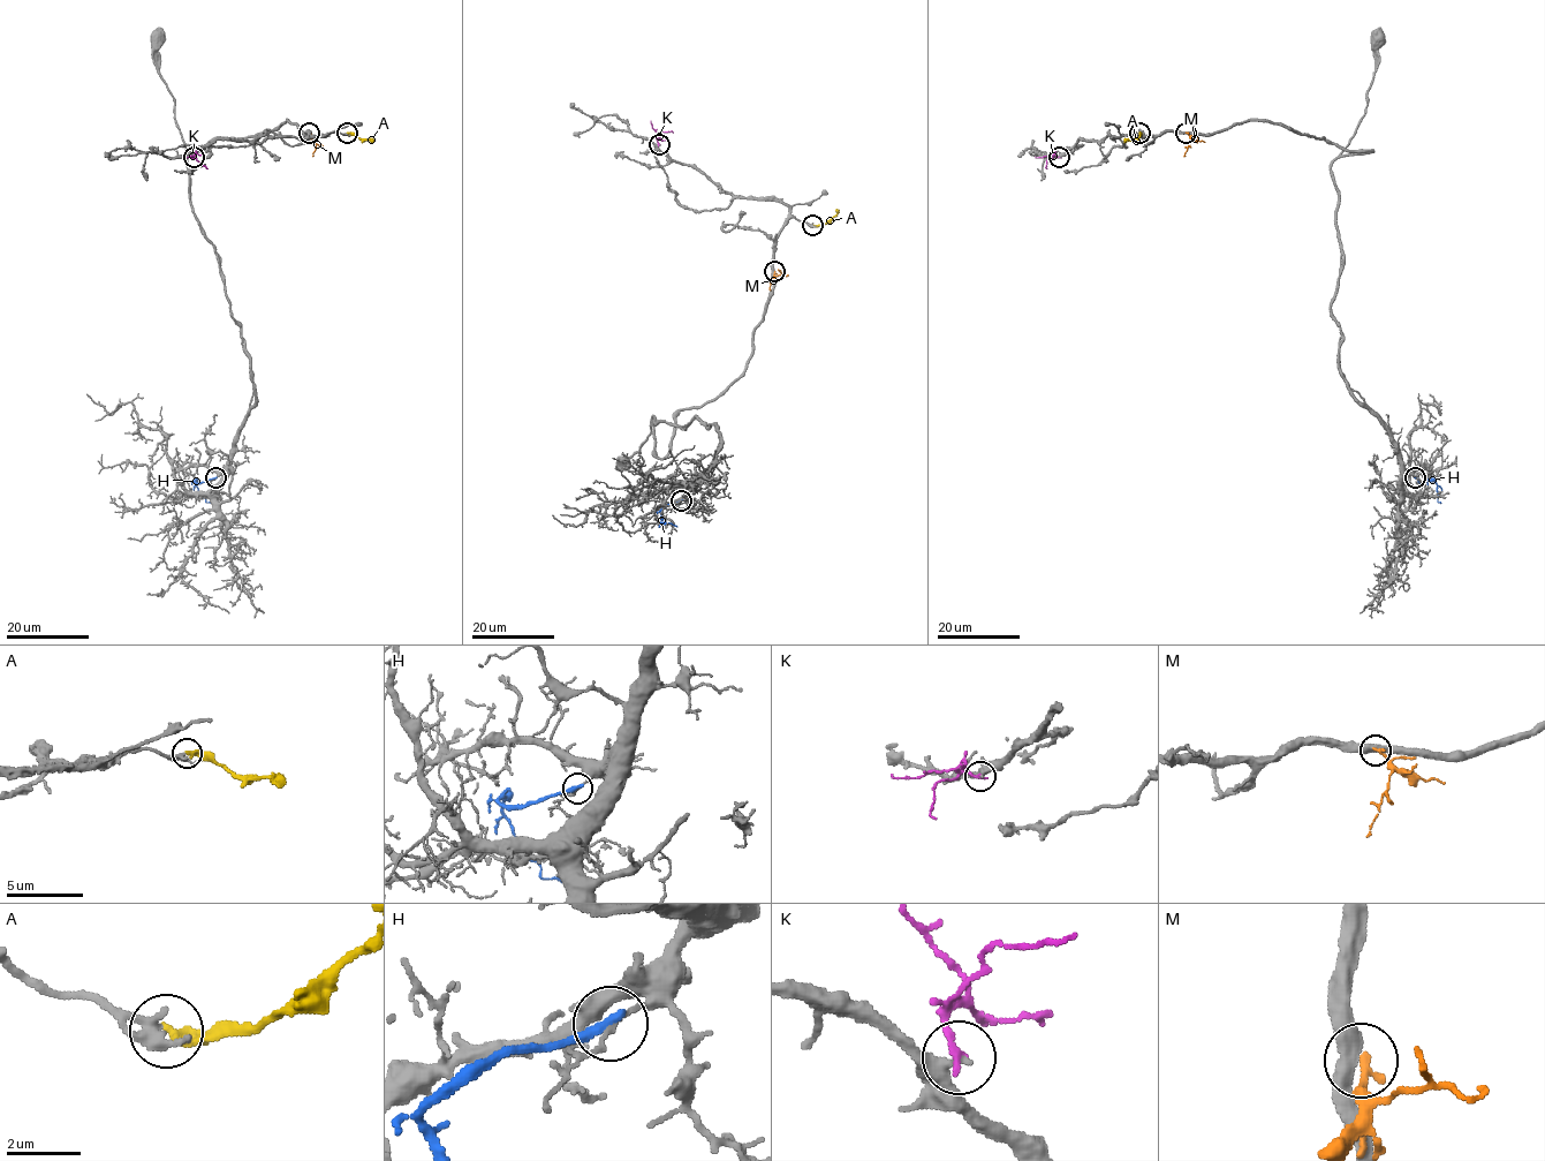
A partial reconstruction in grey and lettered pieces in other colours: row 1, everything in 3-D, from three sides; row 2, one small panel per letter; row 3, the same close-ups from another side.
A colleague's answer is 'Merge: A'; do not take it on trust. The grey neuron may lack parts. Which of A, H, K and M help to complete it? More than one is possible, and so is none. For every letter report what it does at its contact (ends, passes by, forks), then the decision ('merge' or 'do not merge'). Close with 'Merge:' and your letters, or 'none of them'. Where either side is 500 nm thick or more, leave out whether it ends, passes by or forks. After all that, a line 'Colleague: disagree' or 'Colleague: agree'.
A: it ends | merge
H: it ends | do not merge
K: it ends | do not merge
M: it ends | do not merge
Merge: A
Colleague: agree

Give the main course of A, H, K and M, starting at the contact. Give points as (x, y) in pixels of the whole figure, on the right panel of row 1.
A: (1140, 133), (1137, 138), (1123, 141)
H: (1415, 479), (1419, 482), (1432, 480), (1441, 503)
K: (1059, 157), (1035, 157)
M: (1187, 133), (1190, 137), (1183, 157)

